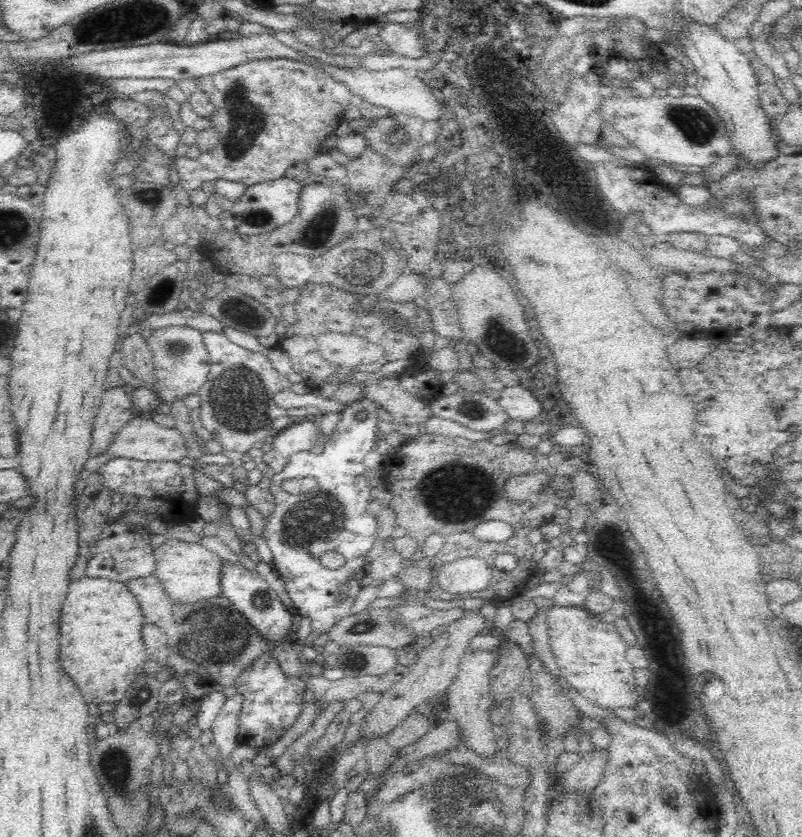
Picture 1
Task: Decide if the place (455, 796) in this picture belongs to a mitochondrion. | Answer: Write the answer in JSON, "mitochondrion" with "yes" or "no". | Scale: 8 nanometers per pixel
{"mitochondrion":"yes"}

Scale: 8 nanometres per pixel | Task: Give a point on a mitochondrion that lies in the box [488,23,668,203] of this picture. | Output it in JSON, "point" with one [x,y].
{"point":[634,61]}

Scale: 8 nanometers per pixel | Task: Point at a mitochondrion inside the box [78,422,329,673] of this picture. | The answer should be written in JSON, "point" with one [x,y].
{"point":[216,635]}

